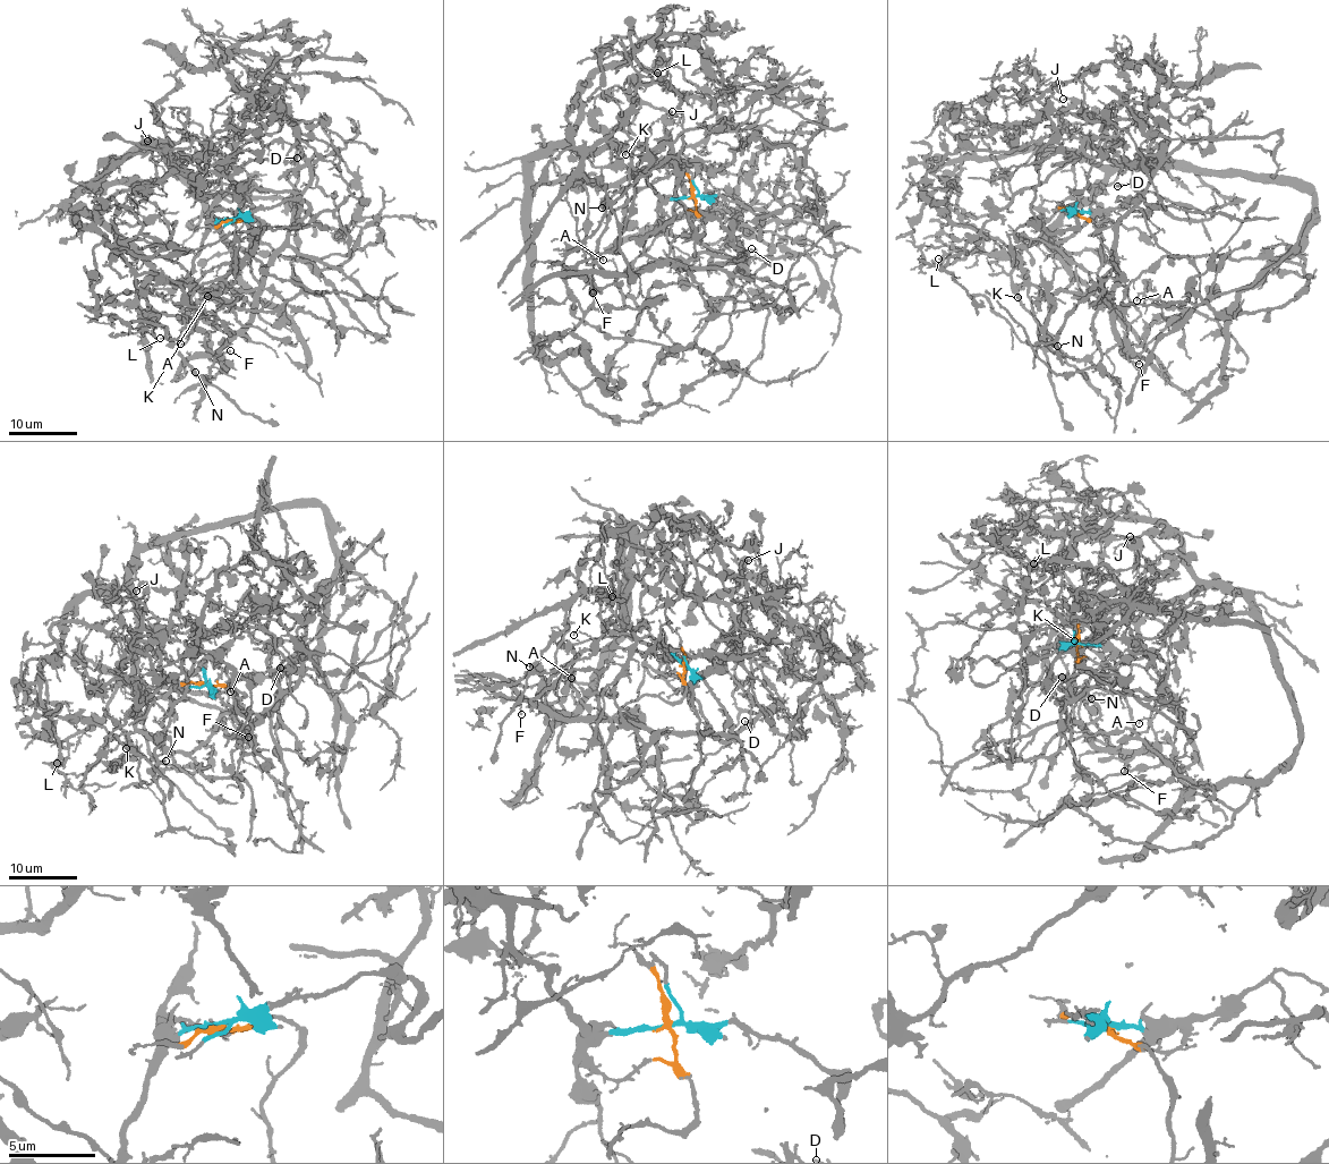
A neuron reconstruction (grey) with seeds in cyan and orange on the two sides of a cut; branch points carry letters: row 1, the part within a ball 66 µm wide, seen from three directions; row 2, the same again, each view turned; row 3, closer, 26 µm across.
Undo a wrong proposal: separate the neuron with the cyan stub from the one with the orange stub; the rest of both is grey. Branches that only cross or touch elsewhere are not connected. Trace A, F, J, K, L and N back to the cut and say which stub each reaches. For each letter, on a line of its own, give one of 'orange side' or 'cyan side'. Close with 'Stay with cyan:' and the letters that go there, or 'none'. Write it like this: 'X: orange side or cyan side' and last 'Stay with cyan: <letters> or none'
A: cyan side
F: orange side
J: cyan side
K: cyan side
L: cyan side
N: cyan side
Stay with cyan: A, J, K, L, N

